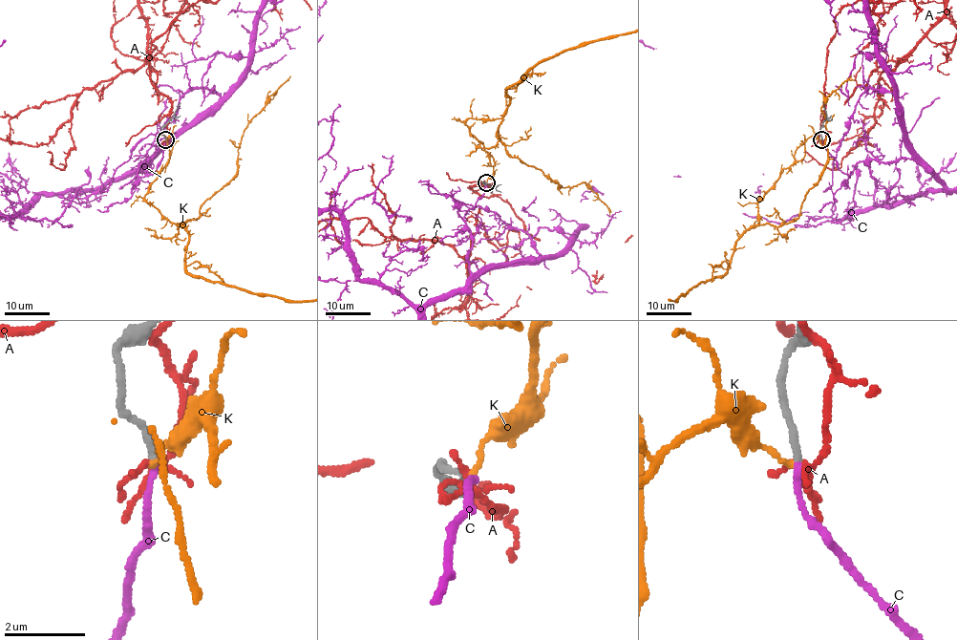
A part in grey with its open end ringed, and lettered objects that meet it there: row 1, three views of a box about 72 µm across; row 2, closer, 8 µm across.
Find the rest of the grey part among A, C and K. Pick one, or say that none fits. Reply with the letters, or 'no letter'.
C

